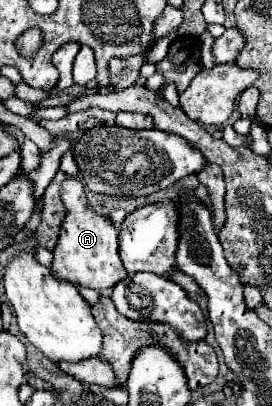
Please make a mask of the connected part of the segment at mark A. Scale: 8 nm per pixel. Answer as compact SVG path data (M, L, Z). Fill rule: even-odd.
M67 178L63 182L61 200L67 212L61 222L57 246L53 248L51 274L73 286L85 286L99 292L107 292L127 276L119 256L119 228L115 228L109 216L101 216L89 206L83 186L75 178Z

